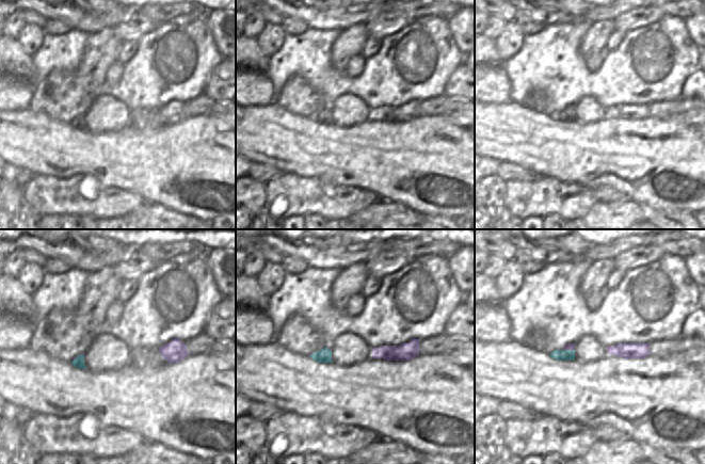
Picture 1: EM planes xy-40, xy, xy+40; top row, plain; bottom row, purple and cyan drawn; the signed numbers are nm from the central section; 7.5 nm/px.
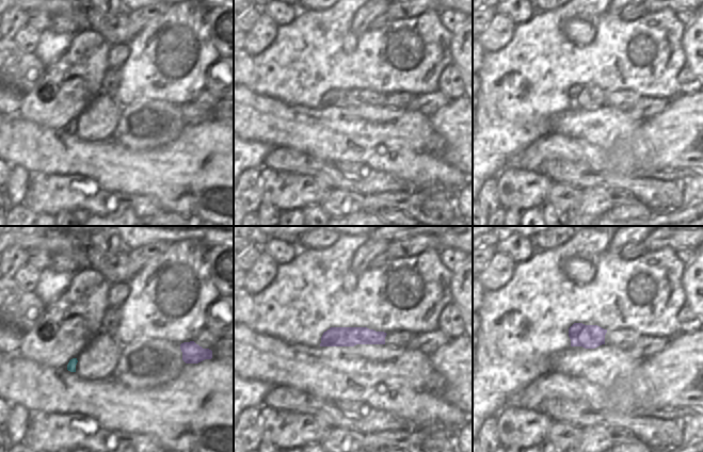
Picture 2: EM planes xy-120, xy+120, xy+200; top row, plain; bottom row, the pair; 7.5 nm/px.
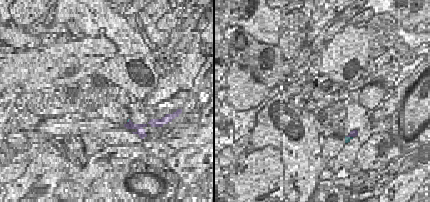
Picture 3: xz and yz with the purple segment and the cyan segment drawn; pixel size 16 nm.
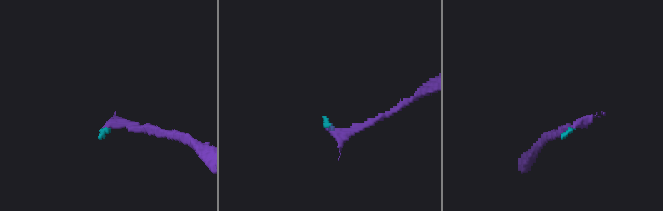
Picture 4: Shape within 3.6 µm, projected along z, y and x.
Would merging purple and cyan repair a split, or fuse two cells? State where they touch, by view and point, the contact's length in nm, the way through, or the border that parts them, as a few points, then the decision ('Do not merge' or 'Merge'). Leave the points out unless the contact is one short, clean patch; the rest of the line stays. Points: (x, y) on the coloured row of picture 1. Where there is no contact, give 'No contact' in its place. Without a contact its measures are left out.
Touches purple at xy+40 (569, 349). Shared border 100 nm. Do not merge

